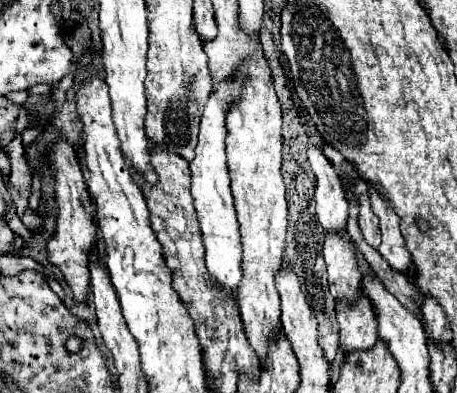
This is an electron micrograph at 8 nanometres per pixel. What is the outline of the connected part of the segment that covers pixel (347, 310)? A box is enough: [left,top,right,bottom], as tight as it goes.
[336,295,376,353]

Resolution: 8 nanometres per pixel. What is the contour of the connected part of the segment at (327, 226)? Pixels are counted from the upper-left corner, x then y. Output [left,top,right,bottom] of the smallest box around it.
[308,149,348,235]

